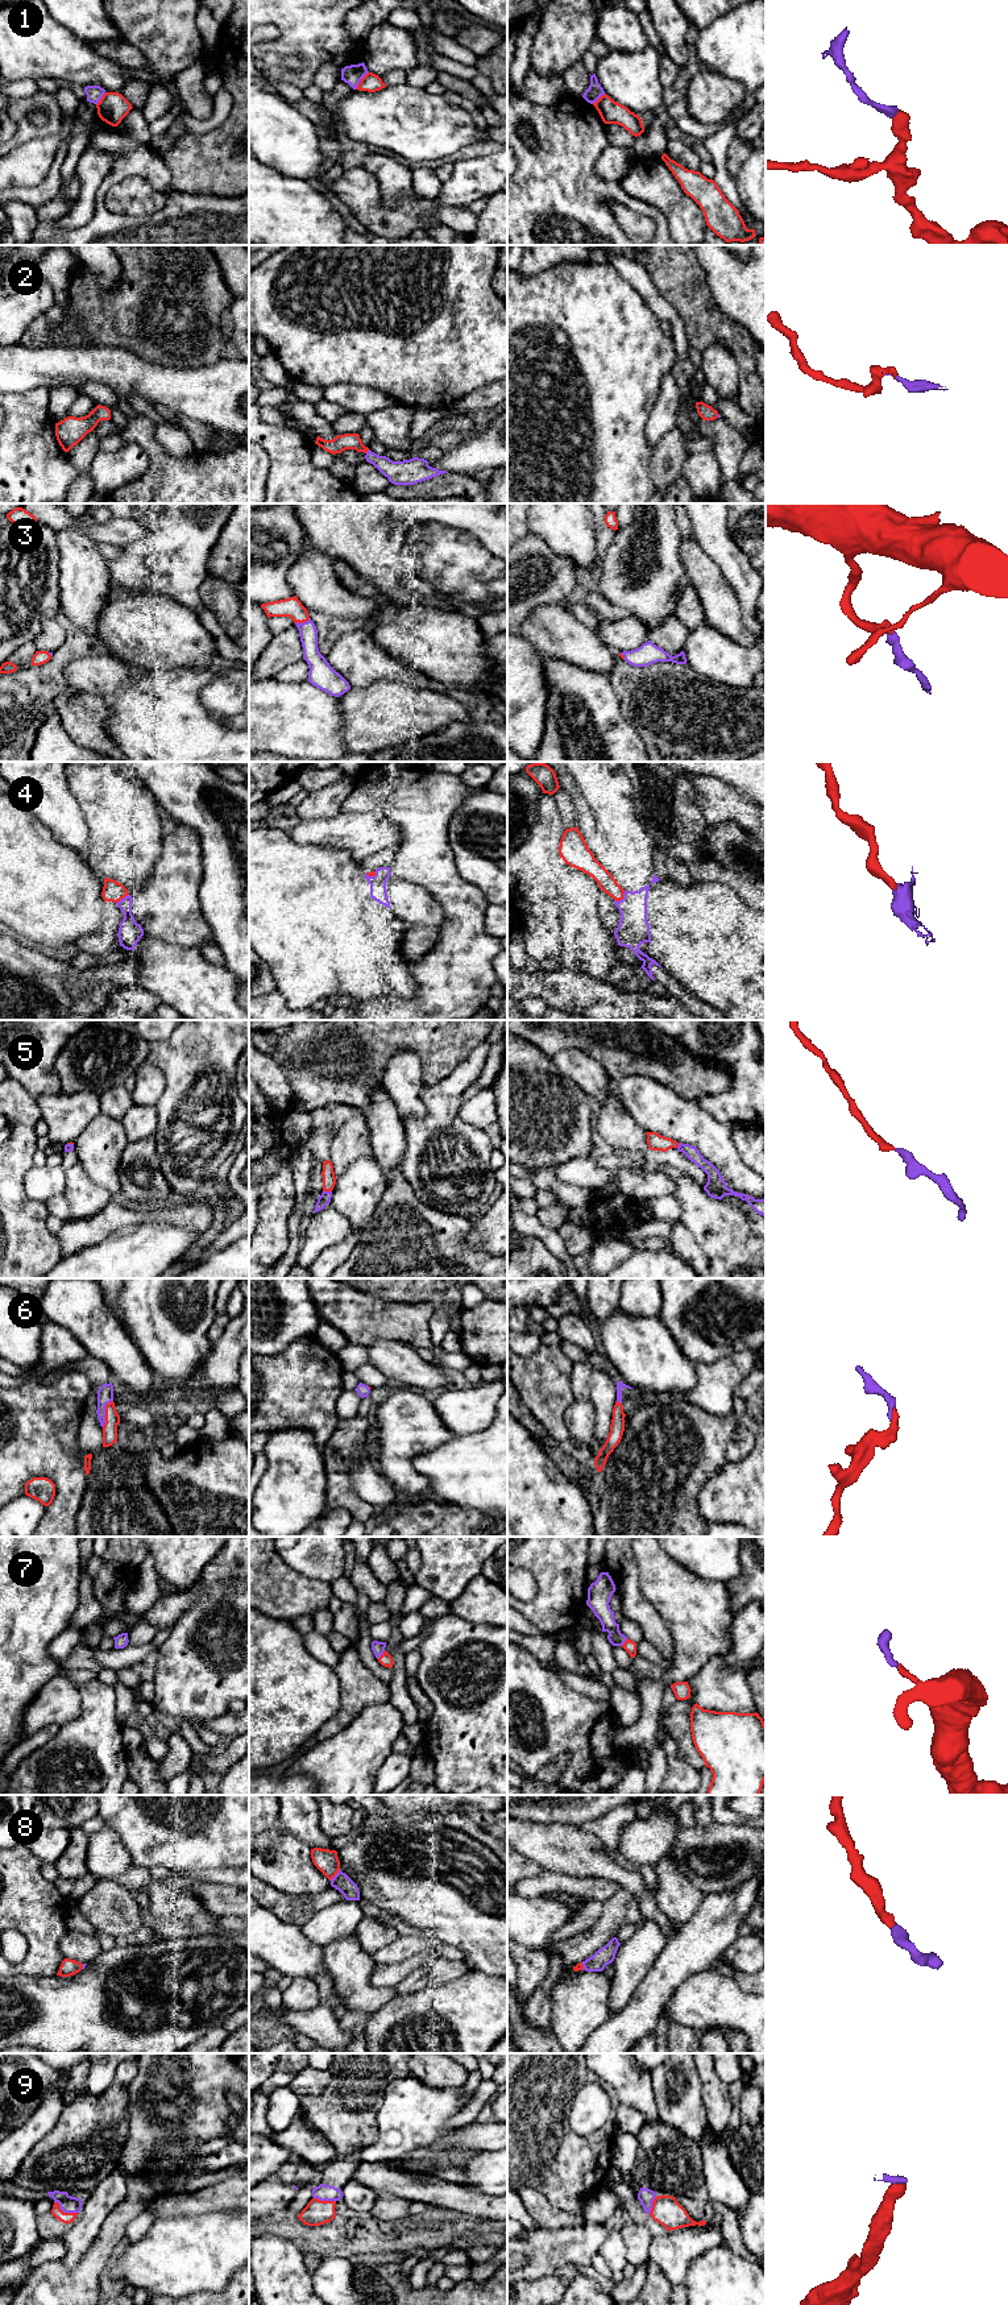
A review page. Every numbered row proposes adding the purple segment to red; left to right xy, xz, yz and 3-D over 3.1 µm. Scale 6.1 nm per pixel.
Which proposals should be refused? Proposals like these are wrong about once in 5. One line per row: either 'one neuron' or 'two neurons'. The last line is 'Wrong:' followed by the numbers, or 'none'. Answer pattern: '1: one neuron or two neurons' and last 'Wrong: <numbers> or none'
1: two neurons
2: one neuron
3: one neuron
4: one neuron
5: one neuron
6: one neuron
7: one neuron
8: one neuron
9: one neuron
Wrong: 1

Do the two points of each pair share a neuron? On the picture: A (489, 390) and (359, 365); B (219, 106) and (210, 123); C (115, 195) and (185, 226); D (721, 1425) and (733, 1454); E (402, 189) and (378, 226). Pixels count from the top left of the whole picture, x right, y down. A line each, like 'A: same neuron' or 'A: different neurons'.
A: different neurons
B: same neuron
C: different neurons
D: different neurons
E: different neurons

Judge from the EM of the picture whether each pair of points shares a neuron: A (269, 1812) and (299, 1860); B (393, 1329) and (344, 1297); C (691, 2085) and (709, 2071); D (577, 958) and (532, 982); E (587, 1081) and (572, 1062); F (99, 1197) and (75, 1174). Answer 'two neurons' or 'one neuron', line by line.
A: one neuron
B: one neuron
C: two neurons
D: two neurons
E: one neuron
F: one neuron

